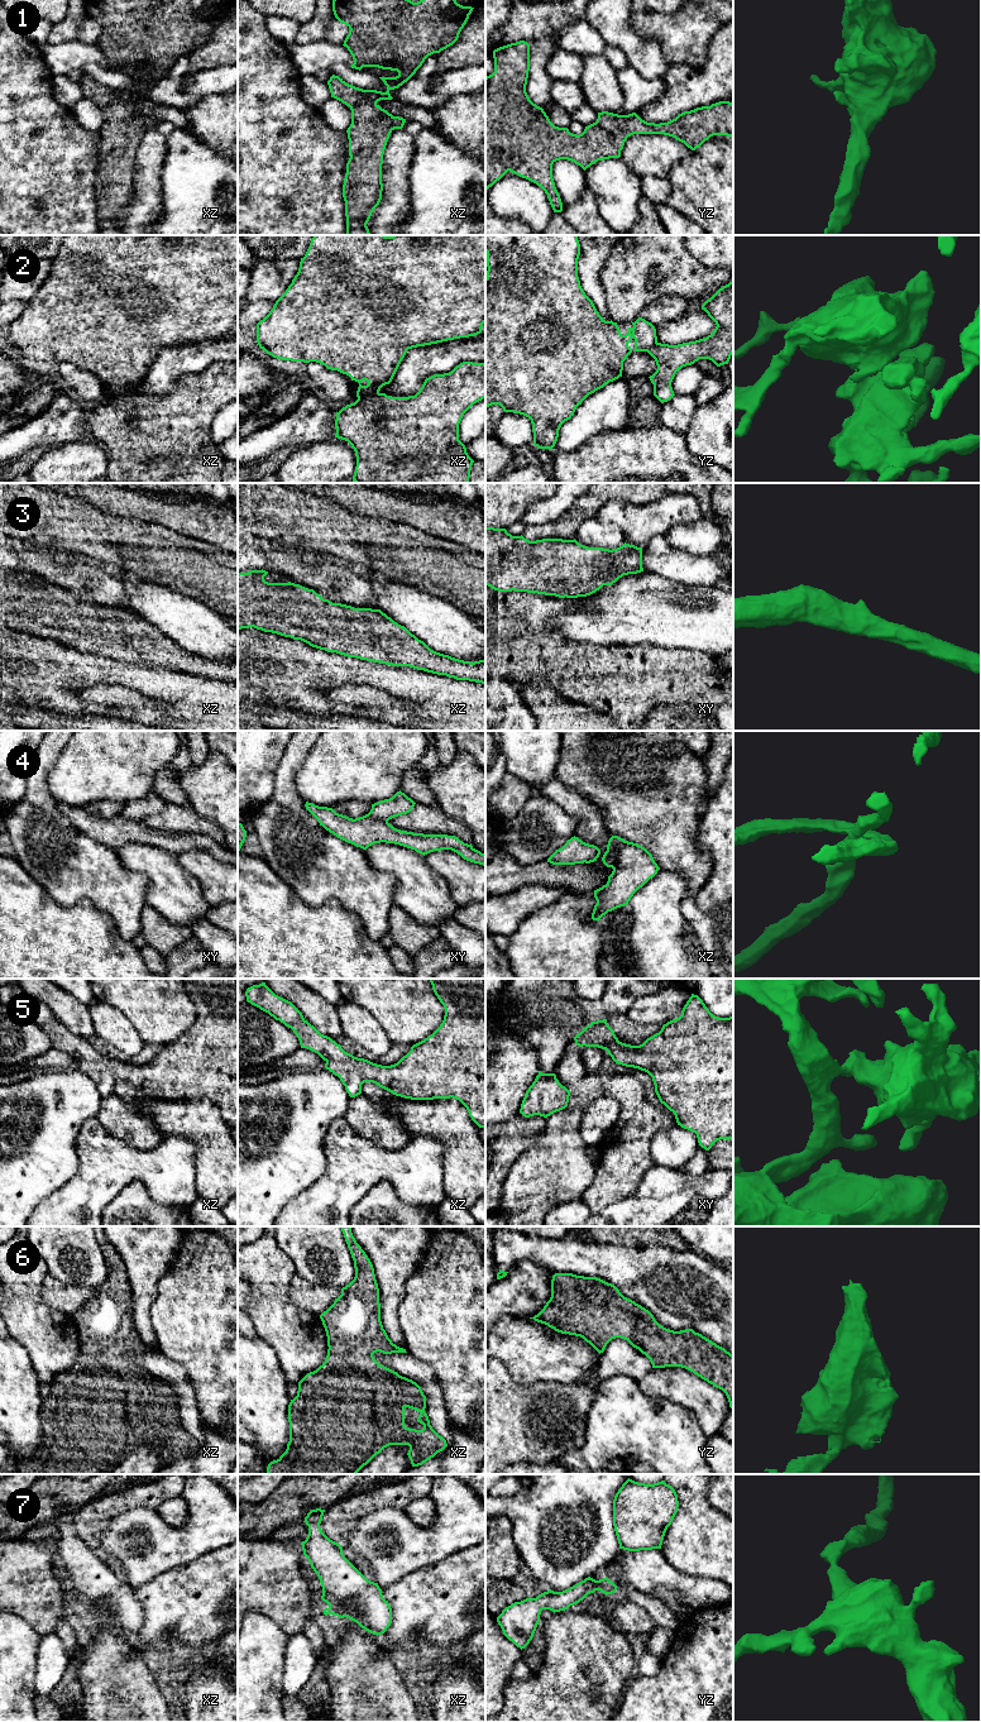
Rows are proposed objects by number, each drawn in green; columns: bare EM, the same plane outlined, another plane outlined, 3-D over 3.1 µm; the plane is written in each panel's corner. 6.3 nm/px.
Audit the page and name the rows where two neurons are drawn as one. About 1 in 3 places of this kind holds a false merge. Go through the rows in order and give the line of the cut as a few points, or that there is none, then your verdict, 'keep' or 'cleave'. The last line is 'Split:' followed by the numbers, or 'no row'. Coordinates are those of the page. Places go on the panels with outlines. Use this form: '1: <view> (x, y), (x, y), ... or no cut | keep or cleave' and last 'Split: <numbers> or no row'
1: no cut | keep
2: no cut | keep
3: no cut | keep
4: xz (625, 841), (620, 854), (620, 862), (613, 869) | cleave
5: no cut | keep
6: no cut | keep
7: no cut | keep
Split: 4

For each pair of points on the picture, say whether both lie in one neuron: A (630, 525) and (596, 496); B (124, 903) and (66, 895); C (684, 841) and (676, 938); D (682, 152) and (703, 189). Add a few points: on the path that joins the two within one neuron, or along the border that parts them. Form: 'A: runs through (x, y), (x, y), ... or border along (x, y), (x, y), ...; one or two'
A: border along (633, 502), (608, 500), (594, 516); two
B: runs through (110, 891), (80, 891); one
C: border along (660, 867), (685, 879), (682, 907); two
D: border along (694, 151), (679, 161), (668, 177); two

